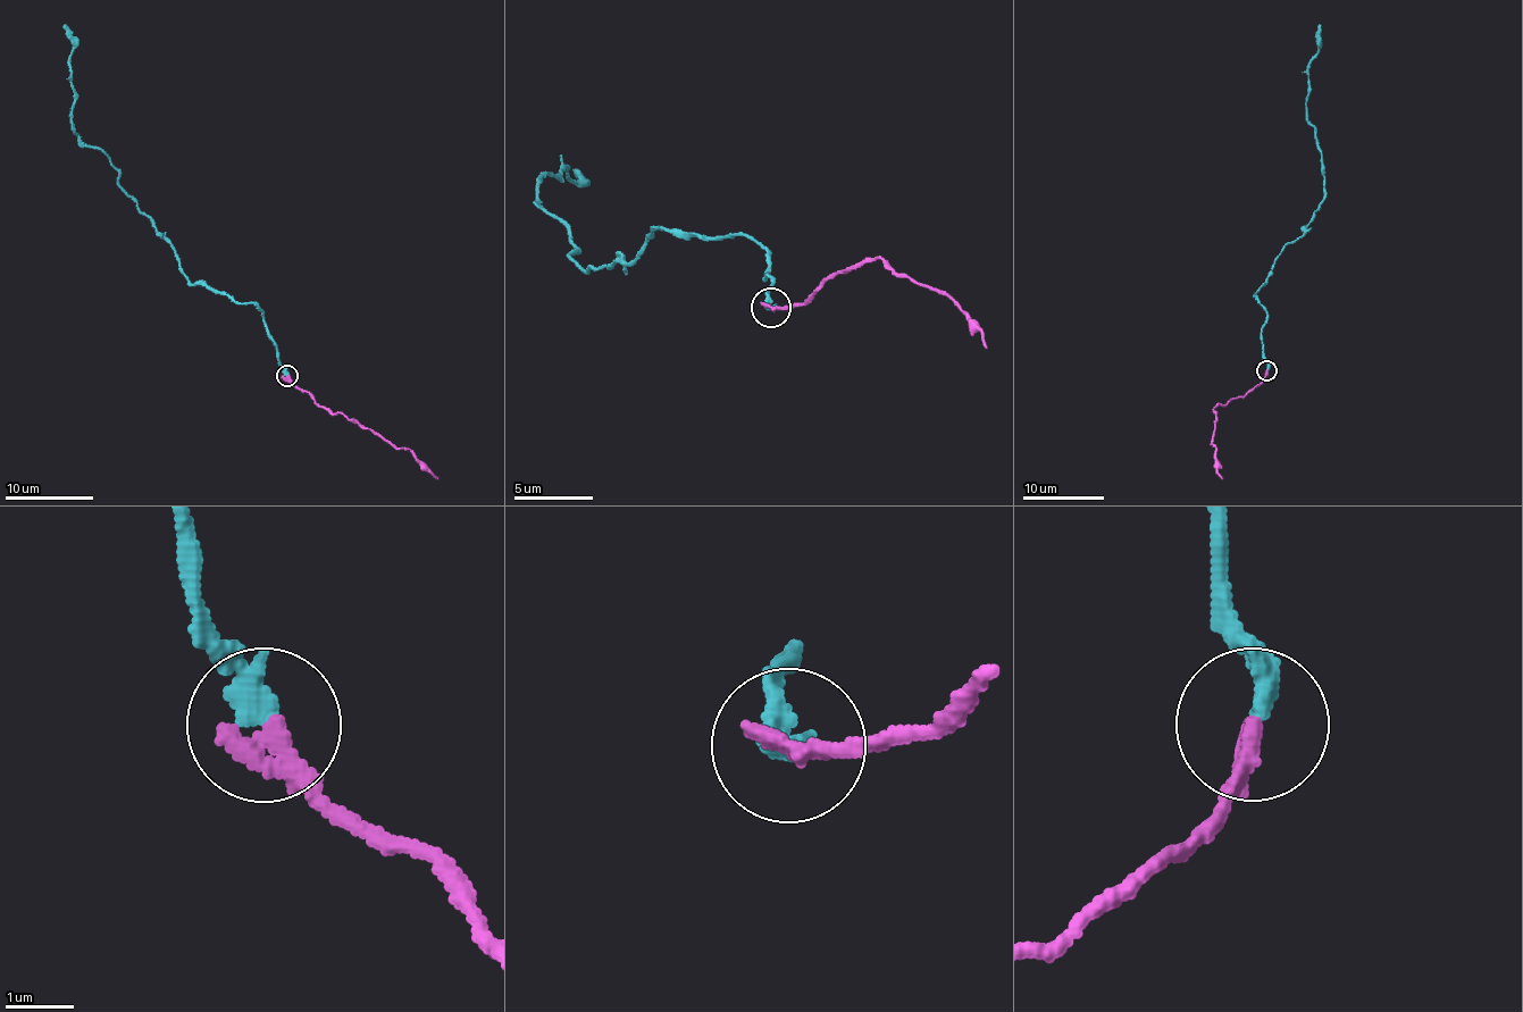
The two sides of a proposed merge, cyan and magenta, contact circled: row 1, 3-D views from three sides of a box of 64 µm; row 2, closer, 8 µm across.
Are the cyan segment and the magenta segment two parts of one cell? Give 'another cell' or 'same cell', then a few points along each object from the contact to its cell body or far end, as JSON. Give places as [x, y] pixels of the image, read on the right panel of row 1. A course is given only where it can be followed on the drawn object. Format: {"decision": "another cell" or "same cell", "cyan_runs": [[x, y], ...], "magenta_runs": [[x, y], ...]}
{"decision": "another cell", "cyan_runs": [[1266, 370], [1268, 312], [1255, 295], [1325, 190], [1306, 113], [1318, 25]], "magenta_runs": [[1266, 370], [1261, 382], [1243, 396], [1213, 409], [1214, 466], [1222, 479]]}

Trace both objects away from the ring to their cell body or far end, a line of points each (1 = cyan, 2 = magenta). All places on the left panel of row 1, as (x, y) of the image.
1: (286, 376), (260, 310), (193, 284), (119, 184), (111, 158), (81, 140), (70, 120), (73, 34), (63, 25)
2: (286, 376), (298, 387), (310, 391), (317, 404), (404, 448), (437, 479)

